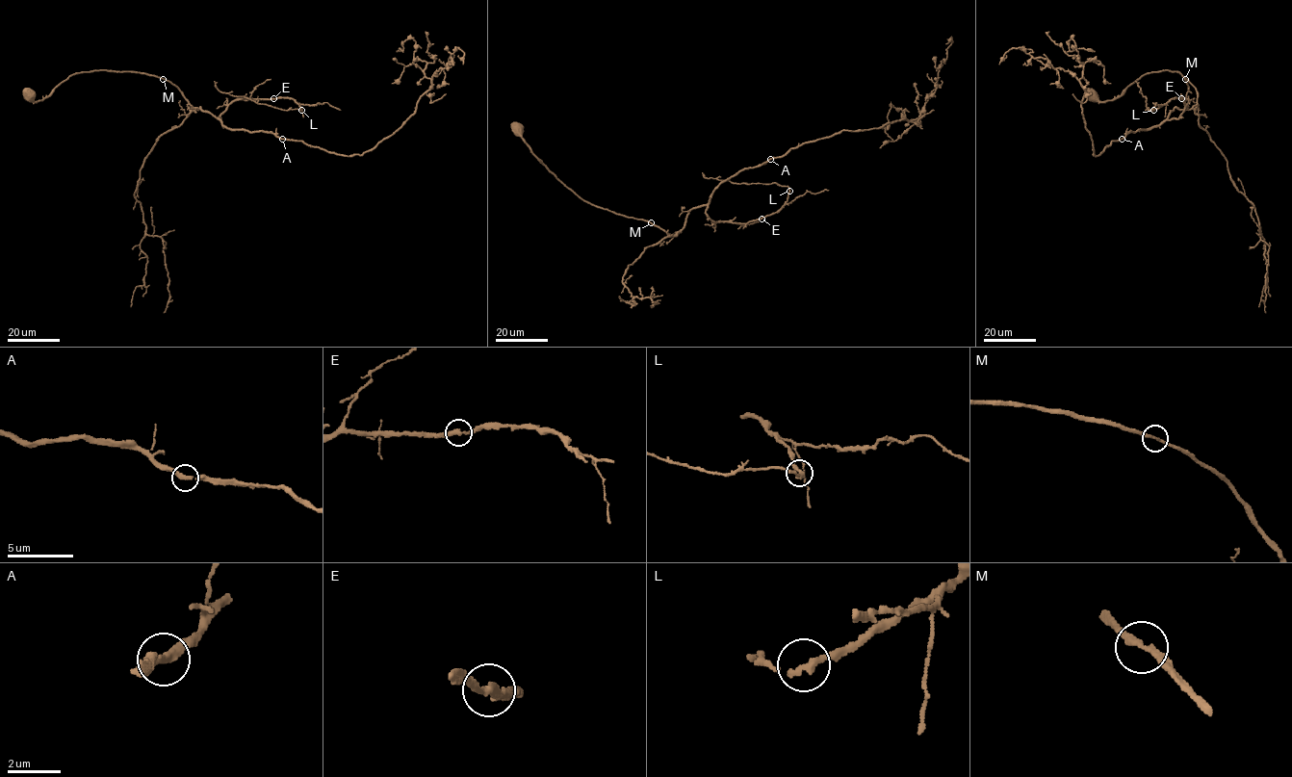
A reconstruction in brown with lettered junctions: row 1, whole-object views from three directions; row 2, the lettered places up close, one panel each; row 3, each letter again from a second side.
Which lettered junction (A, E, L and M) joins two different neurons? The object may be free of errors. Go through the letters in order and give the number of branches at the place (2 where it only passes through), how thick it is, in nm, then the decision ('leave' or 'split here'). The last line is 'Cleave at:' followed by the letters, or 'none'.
A: 2 | 280 nm | leave
E: 2 | 280 nm | leave
L: 2 | 240 nm | leave
M: 2 | 240 nm | leave
Cleave at: none

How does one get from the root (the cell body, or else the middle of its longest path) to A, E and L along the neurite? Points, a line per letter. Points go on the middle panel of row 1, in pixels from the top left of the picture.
A: (517, 127), (529, 150), (581, 198), (669, 234), (678, 234), (686, 214), (705, 206), (722, 182), (770, 159)
E: (517, 127), (529, 150), (581, 198), (669, 234), (678, 234), (686, 214), (702, 206), (713, 221), (761, 219)
L: (517, 127), (581, 198), (669, 234), (706, 205), (713, 221), (761, 220), (789, 191)

